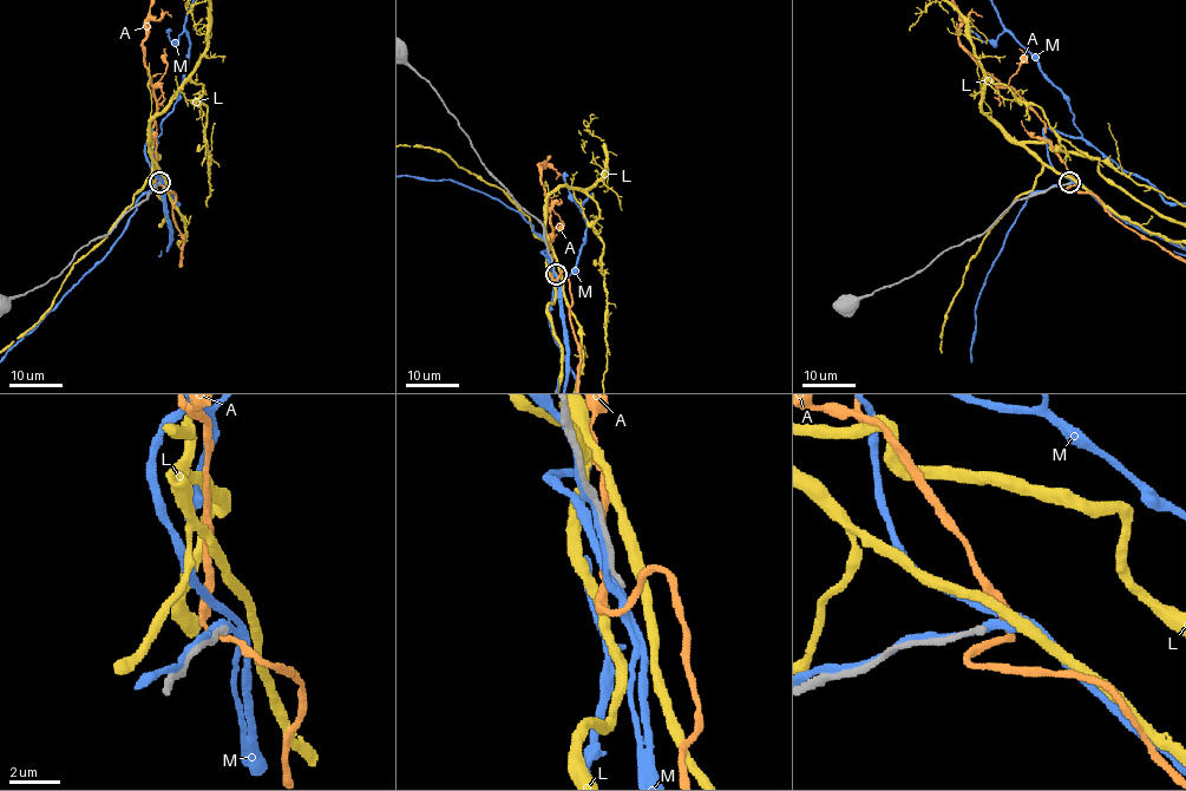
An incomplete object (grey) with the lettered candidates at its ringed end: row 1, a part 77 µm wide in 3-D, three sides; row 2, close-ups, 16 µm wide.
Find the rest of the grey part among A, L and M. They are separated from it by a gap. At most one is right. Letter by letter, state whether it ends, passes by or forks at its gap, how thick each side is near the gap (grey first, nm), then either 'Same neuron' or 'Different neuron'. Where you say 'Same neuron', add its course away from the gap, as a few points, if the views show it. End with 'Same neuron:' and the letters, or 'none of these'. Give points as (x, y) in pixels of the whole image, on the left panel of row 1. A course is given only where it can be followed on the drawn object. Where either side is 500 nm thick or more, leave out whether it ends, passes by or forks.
A: It passes by. Thickness 200 nm (grey) against 240 nm. Different neuron
L: It passes by. Thickness 200 nm (grey) against 360 nm. Different neuron
M: It forks there. Thickness 200 nm (grey) against 280 nm. Different neuron
Same neuron: none of these

